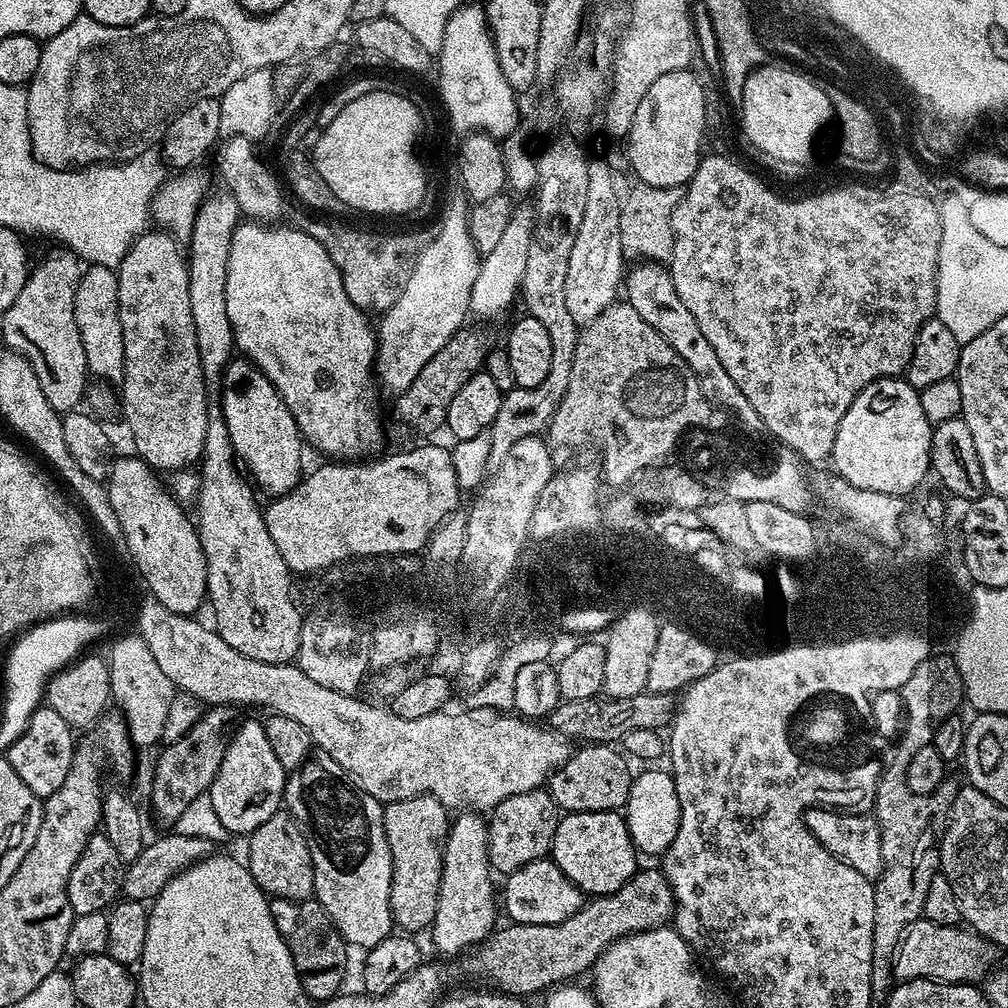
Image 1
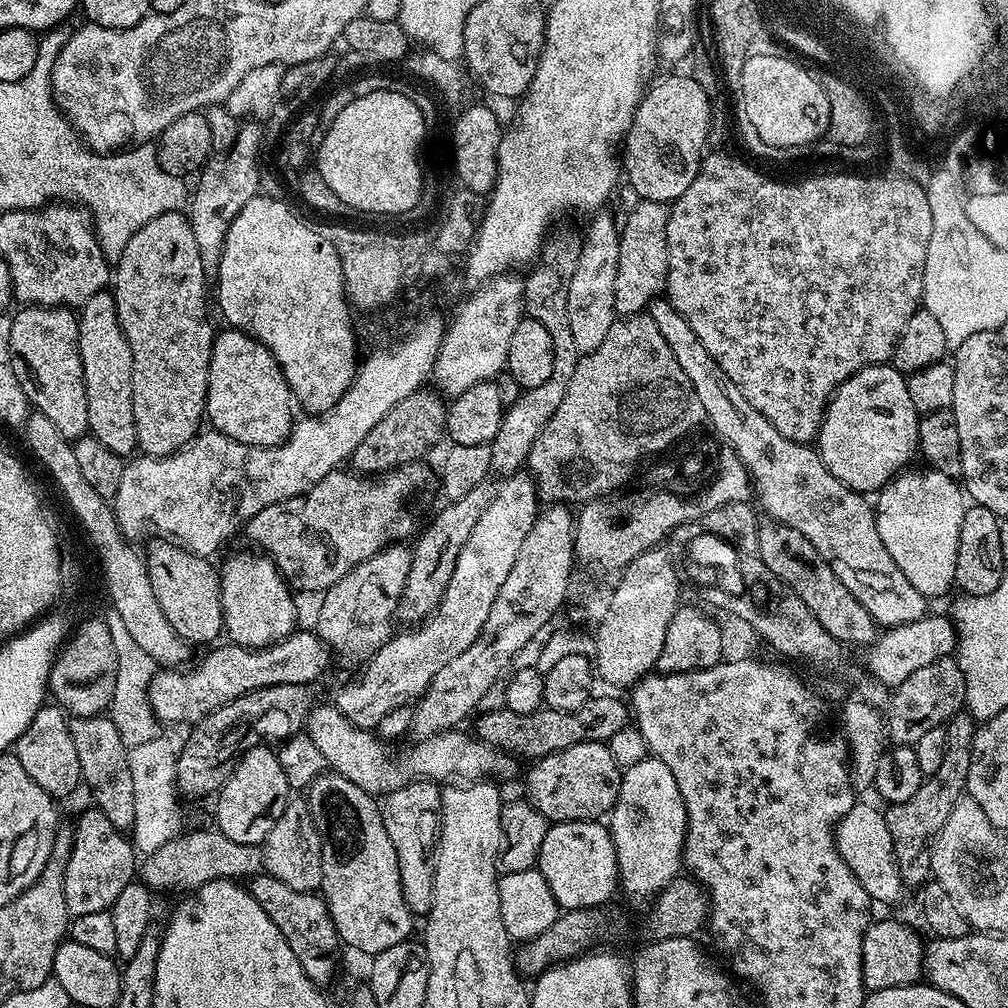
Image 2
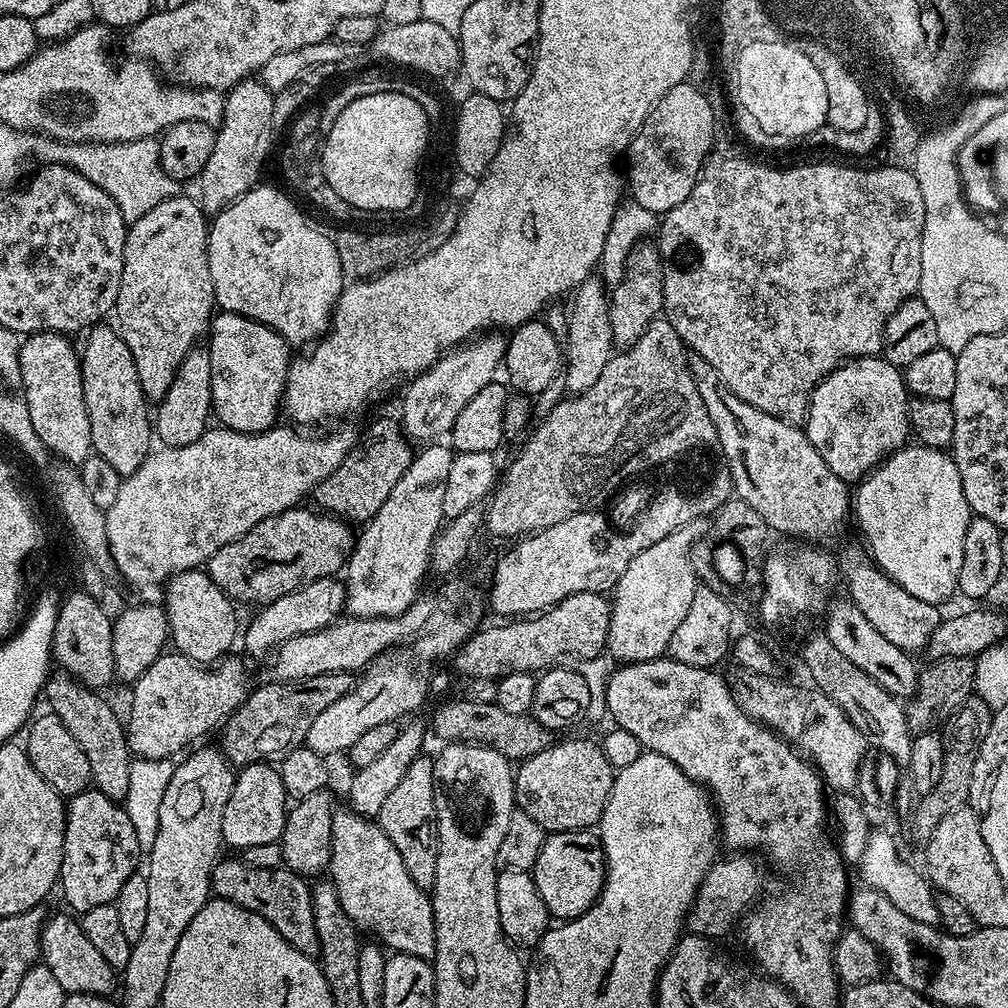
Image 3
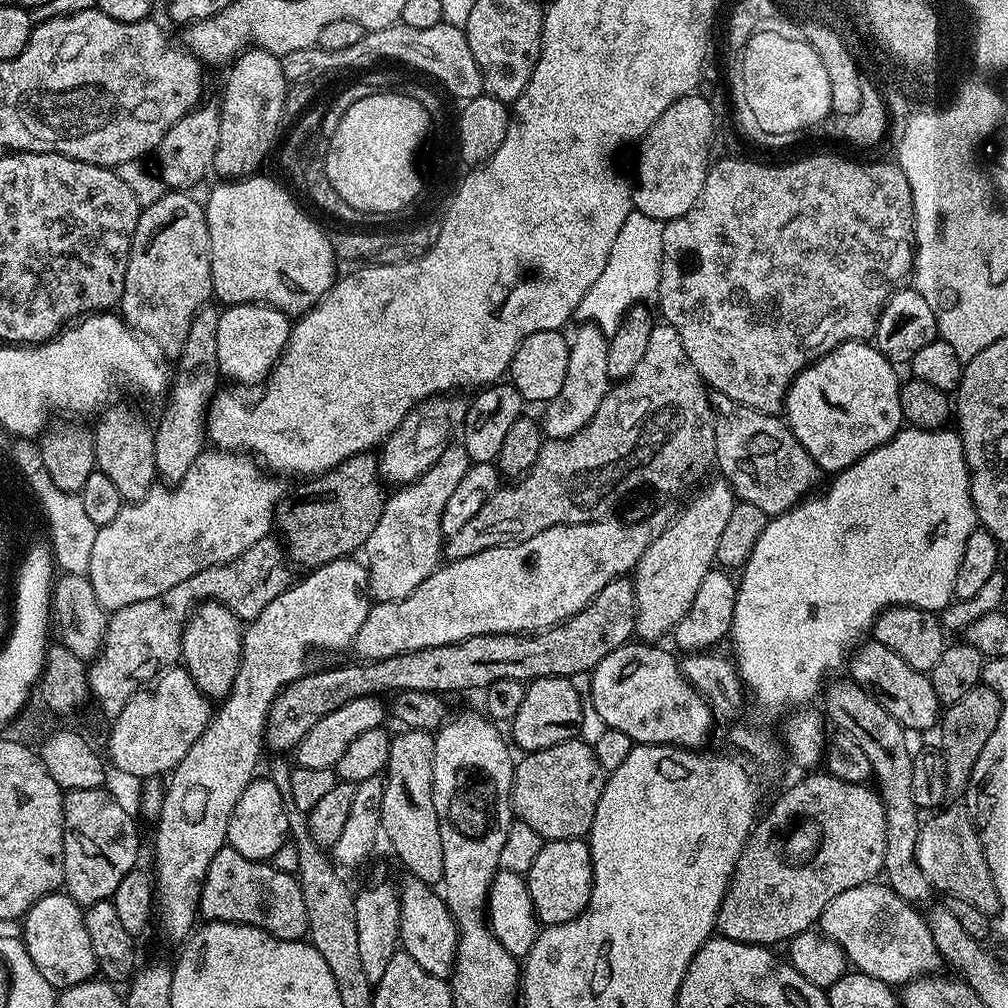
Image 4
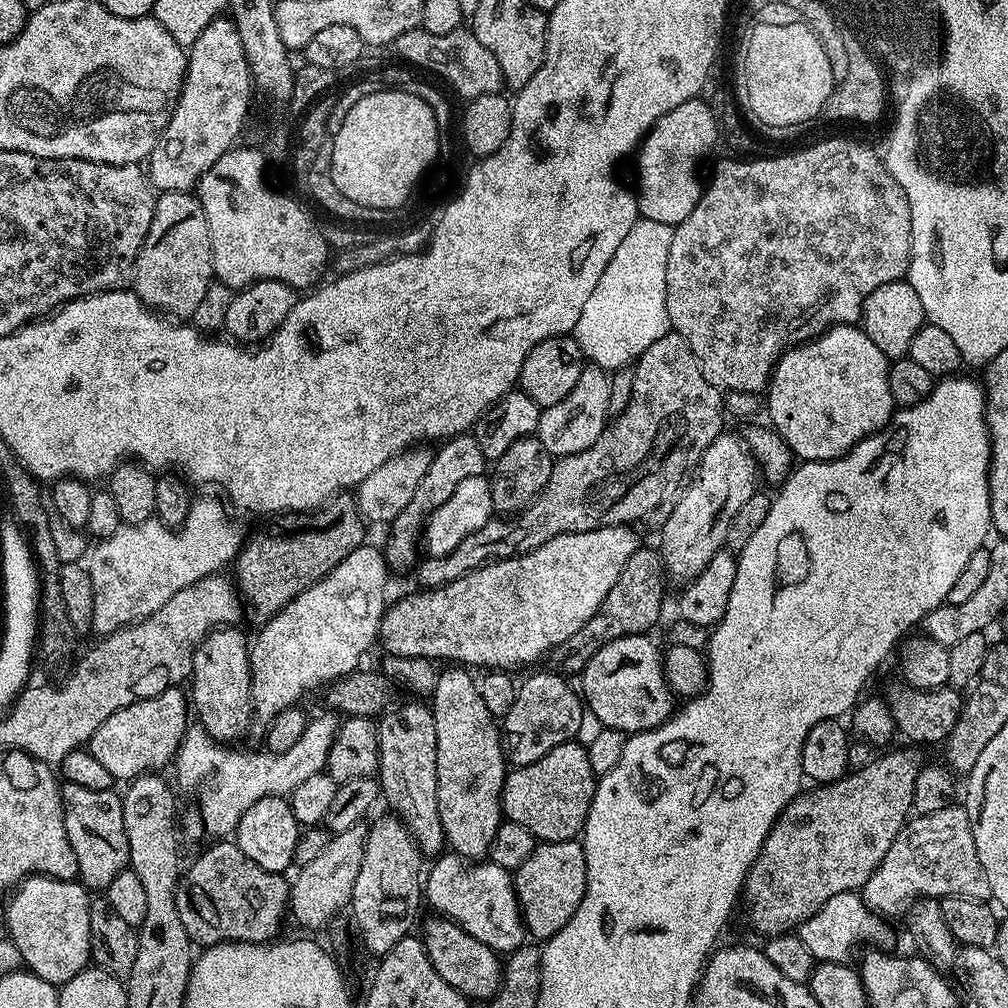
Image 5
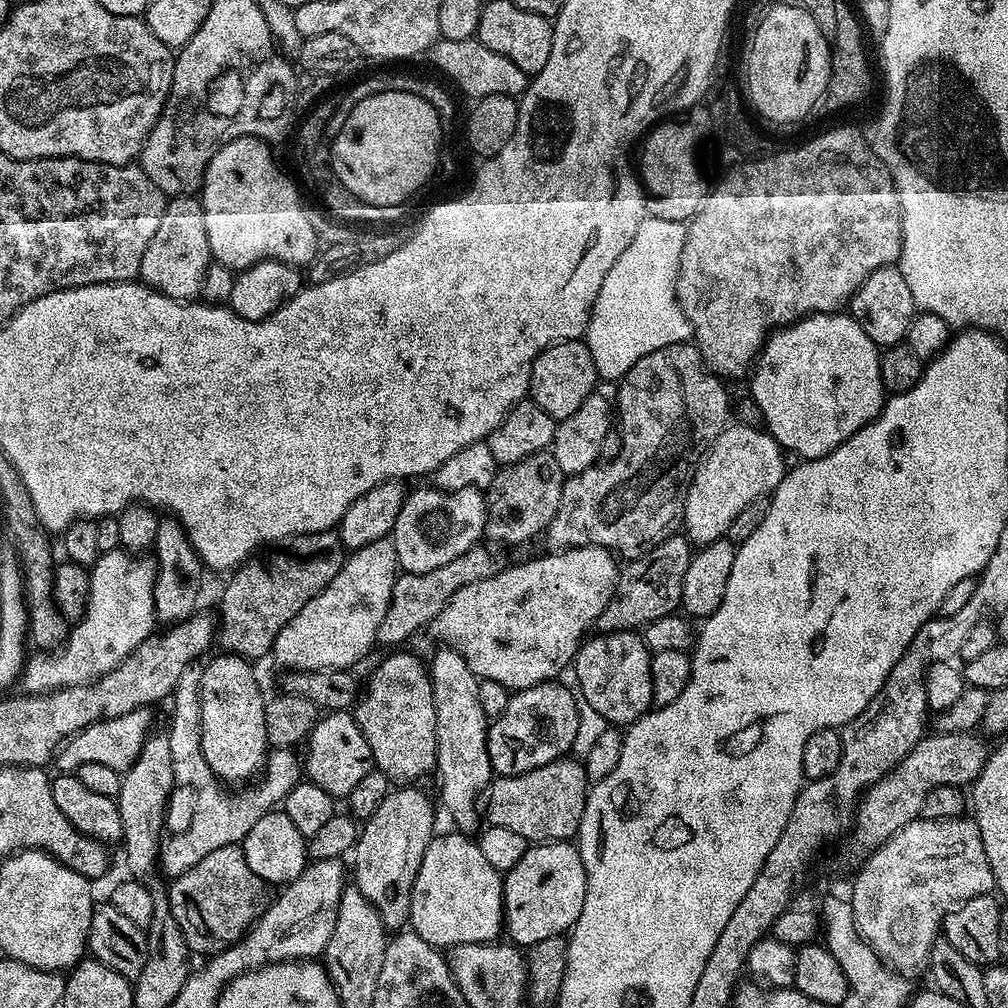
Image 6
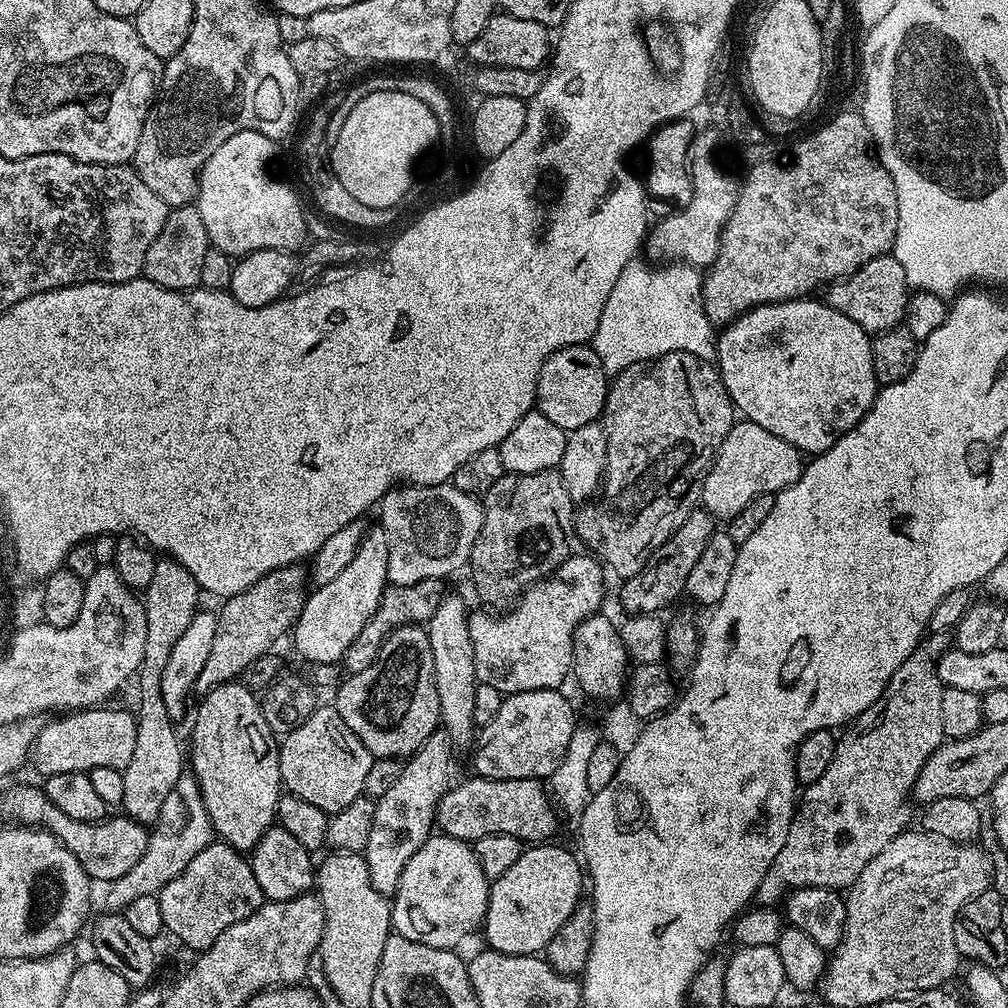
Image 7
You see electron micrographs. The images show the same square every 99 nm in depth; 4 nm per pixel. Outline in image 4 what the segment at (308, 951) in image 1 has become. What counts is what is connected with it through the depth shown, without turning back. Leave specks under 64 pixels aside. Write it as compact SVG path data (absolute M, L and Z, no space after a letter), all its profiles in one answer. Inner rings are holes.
M227 846L214 854L214 862L210 862L210 870L206 870L206 878L200 886L199 915L208 922L221 920L254 926L279 940L304 940L309 935L306 903L297 877L291 872L278 870L270 862L246 858L243 854L238 854L238 850Z

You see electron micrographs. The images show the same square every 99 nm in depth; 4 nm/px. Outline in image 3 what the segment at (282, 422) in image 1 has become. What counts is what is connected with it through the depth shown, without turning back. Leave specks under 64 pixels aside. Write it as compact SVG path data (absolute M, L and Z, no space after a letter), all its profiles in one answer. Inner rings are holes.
M221 311L210 321L206 347L210 354L210 390L215 419L235 432L267 432L277 423L276 415L282 412L288 366L294 359L293 353L288 353L288 341L262 322Z

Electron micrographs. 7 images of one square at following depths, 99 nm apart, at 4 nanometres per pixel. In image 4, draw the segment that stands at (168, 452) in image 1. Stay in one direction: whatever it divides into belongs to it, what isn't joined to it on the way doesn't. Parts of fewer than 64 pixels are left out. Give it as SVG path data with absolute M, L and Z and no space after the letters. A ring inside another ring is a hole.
M165 191L164 196L158 198L158 202L147 205L138 218L126 266L126 286L118 305L119 315L141 337L149 341L152 339L162 351L176 358L184 348L186 334L190 334L193 316L198 309L209 303L212 295L212 255L205 205L201 201L199 204L187 191Z

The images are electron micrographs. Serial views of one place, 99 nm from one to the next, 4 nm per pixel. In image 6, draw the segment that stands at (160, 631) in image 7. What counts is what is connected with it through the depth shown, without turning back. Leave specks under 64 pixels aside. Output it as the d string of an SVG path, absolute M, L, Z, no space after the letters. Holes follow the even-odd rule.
M174 518L161 519L154 545L154 563L156 566L156 581L152 597L156 607L157 621L171 626L188 620L197 611L196 603L200 600L200 575L206 572L200 562L200 555L188 540L184 527ZM149 735L138 758L120 777L120 795L115 802L122 814L124 860L128 863L129 877L141 882L147 876L157 875L160 858L160 841L164 839L164 818L168 815L168 799L174 786L174 758L170 758L167 735Z

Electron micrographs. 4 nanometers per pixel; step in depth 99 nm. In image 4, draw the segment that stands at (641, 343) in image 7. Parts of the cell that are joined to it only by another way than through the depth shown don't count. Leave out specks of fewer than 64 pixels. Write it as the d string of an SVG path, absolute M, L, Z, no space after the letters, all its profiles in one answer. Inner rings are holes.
M633 210L618 238L614 238L614 247L610 249L610 258L606 258L606 267L590 290L586 298L578 302L575 319L585 324L597 324L605 334L612 334L625 321L632 309L643 305L657 295L660 290L660 267L662 266L662 234L664 224L646 214Z

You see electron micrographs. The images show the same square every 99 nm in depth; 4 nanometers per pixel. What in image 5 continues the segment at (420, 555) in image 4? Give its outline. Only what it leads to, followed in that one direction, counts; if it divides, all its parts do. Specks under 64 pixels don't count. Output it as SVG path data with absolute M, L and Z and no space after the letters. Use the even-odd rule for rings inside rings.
M475 435L454 436L450 440L443 441L435 449L430 470L426 470L426 478L418 482L418 490L414 490L414 498L410 498L410 506L406 506L406 510L402 510L402 514L398 514L398 518L393 520L387 529L388 545L383 545L382 551L389 569L408 567L411 569L417 563L416 548L418 552L418 541L421 539L424 521L428 519L428 515L438 510L438 506L442 506L442 502L446 502L446 498L450 498L454 490L458 490L458 482L466 482L466 478L471 476L483 476L485 472L486 461L482 450L478 450Z

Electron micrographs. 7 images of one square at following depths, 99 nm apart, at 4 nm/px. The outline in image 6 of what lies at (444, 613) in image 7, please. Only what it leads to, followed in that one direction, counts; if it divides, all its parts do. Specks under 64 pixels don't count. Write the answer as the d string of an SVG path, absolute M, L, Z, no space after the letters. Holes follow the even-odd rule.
M447 646L437 647L437 652L430 660L430 675L432 678L432 697L436 703L436 767L435 775L440 775L440 800L444 803L446 811L452 815L452 820L457 829L472 830L482 816L476 813L476 803L481 803L482 797L487 793L489 784L494 779L490 766L488 753L488 725L490 719L483 712L479 697L480 680L466 666L466 658L458 654L453 648Z

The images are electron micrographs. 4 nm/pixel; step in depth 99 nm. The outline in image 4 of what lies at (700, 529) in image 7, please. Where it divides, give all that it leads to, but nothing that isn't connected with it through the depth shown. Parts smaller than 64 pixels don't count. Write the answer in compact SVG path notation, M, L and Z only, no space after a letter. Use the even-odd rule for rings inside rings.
M617 578L611 580L593 600L576 616L562 624L555 624L546 632L534 632L531 634L486 634L466 638L457 644L446 646L434 646L417 652L407 652L394 658L385 660L370 660L367 662L355 662L356 664L344 664L341 668L324 668L321 672L315 670L300 676L294 682L290 682L280 691L278 698L274 698L272 709L268 715L268 727L266 729L266 744L269 749L276 752L291 753L297 744L310 734L317 722L322 722L326 714L334 714L346 702L354 702L363 696L379 697L380 692L387 694L405 692L406 690L422 690L423 692L435 692L437 694L449 694L448 692L472 692L475 688L485 690L499 679L516 679L523 682L531 682L547 676L562 676L576 678L579 672L591 673L593 668L606 658L614 650L618 650L624 644L633 639L636 630L636 585L631 579Z

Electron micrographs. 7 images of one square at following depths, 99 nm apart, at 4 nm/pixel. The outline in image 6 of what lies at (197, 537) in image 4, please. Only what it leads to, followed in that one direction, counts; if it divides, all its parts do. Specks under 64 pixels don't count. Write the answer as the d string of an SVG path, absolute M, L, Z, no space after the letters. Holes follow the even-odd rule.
M123 550L101 552L100 557L90 569L90 594L84 616L75 621L74 627L68 633L68 639L59 645L58 651L37 651L37 656L29 655L23 666L23 691L28 694L52 692L56 688L73 688L83 684L93 684L100 680L110 670L114 670L124 661L134 649L142 646L148 637L153 635L157 627L156 607L152 591L156 581L156 566L151 559L140 554L129 554Z

